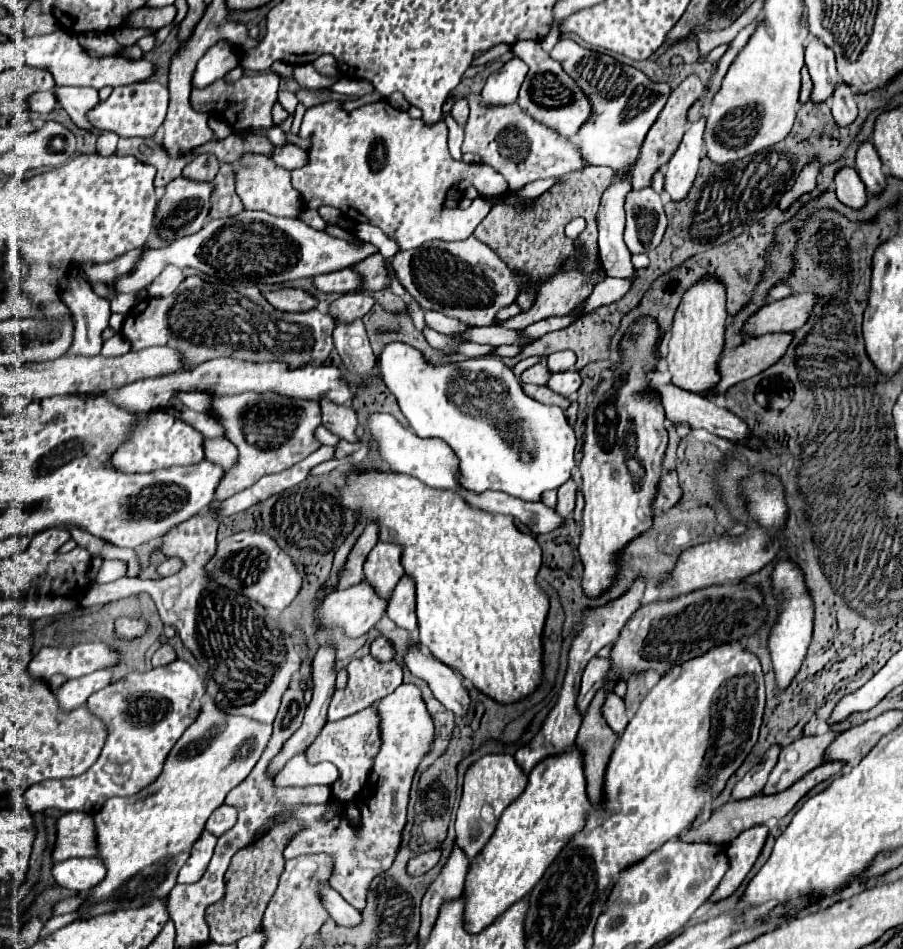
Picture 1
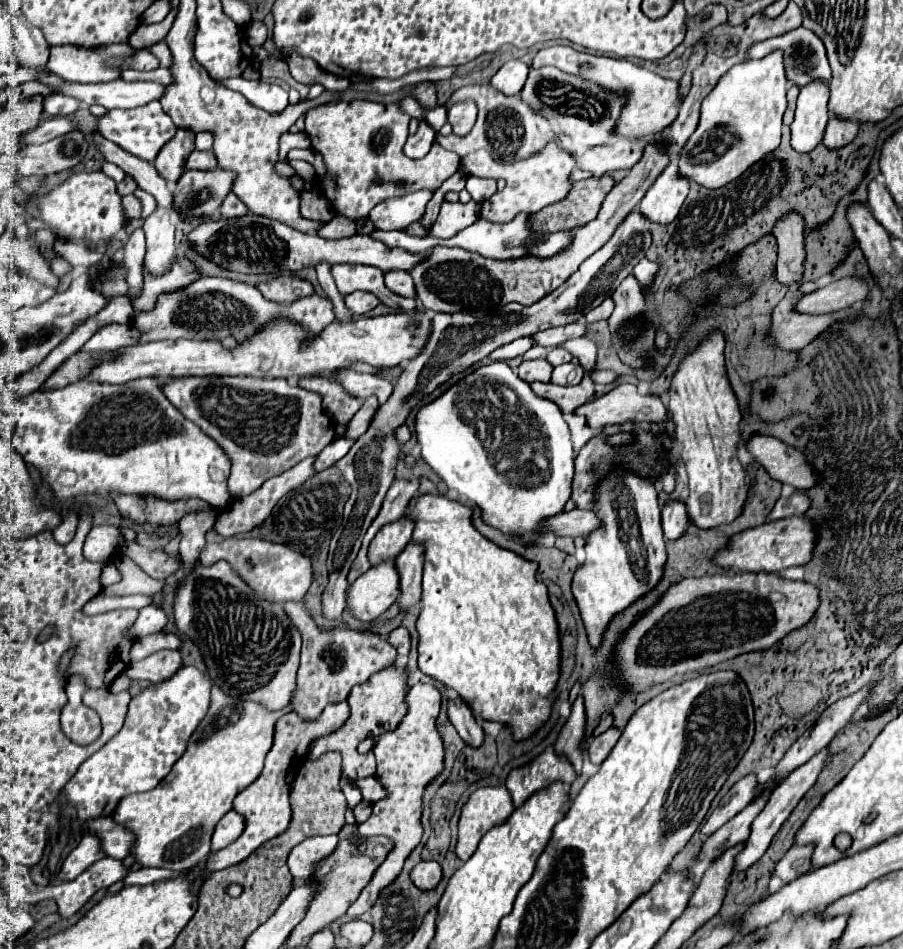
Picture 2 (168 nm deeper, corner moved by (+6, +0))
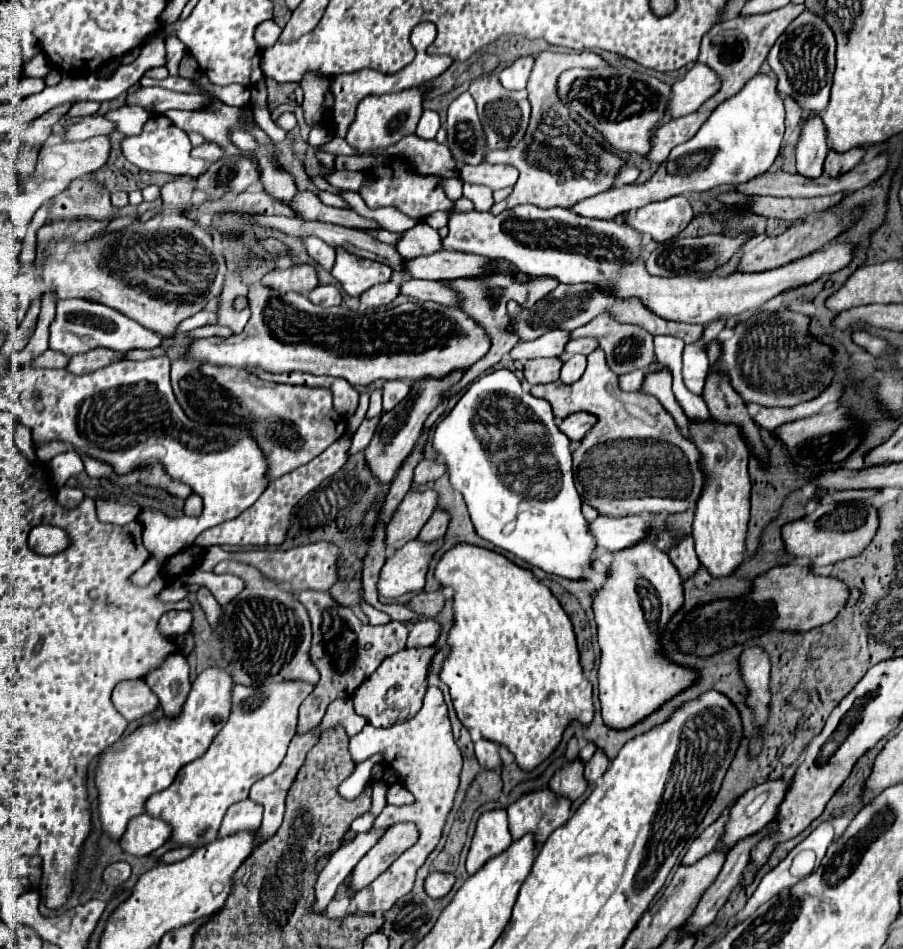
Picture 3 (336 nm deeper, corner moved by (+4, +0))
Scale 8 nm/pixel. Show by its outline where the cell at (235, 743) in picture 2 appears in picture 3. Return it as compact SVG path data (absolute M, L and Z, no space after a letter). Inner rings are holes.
M282 681L256 689L236 685L232 689L232 713L208 751L184 765L168 789L154 793L144 803L146 815L162 819L172 827L168 843L200 849L216 841L228 807L246 799L250 787L270 775L284 759L288 743L296 733L298 707L312 689L312 685L302 681Z

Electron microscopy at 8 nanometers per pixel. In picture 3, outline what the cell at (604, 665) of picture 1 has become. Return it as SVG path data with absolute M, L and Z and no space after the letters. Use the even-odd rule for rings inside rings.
M576 757L570 763L564 763L562 769L554 773L550 779L550 789L560 795L568 795L572 801L576 801L588 787L588 781L584 779L584 761Z

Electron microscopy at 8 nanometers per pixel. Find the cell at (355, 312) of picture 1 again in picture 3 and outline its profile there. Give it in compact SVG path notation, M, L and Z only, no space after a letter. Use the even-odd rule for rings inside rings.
M388 281L386 285L376 285L368 291L364 291L358 299L362 305L374 309L374 307L382 307L382 305L388 305L390 301L394 301L398 295L398 283L394 281Z

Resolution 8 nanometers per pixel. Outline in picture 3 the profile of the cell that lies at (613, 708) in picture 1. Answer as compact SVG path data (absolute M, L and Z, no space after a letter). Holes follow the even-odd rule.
M596 749L592 759L586 763L586 771L584 771L584 777L588 779L588 783L596 783L602 777L602 773L608 769L608 765L610 765L608 755L602 749Z

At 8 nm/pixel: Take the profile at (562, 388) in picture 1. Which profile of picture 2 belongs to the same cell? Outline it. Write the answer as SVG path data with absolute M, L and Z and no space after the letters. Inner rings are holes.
M574 361L570 363L564 363L564 365L558 365L554 367L554 373L552 373L552 381L556 385L576 385L576 381L582 381L582 367Z

